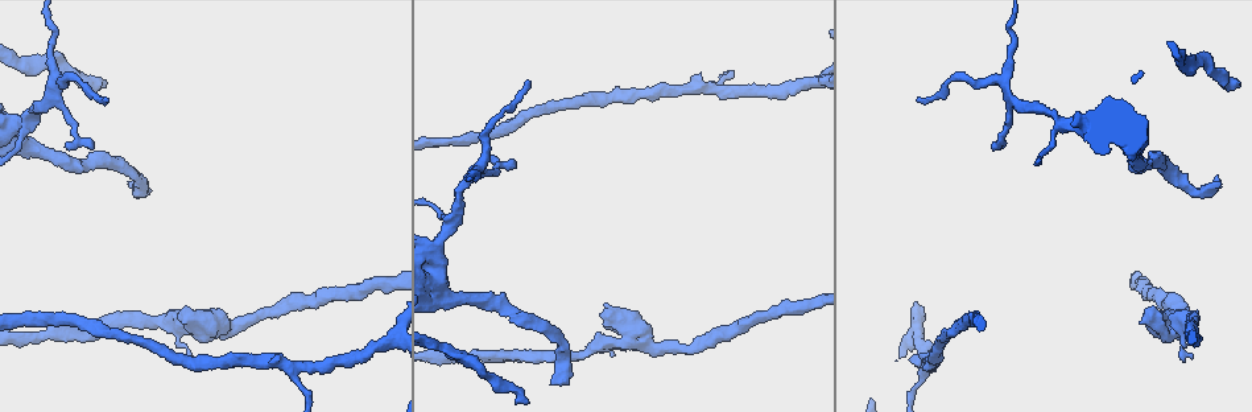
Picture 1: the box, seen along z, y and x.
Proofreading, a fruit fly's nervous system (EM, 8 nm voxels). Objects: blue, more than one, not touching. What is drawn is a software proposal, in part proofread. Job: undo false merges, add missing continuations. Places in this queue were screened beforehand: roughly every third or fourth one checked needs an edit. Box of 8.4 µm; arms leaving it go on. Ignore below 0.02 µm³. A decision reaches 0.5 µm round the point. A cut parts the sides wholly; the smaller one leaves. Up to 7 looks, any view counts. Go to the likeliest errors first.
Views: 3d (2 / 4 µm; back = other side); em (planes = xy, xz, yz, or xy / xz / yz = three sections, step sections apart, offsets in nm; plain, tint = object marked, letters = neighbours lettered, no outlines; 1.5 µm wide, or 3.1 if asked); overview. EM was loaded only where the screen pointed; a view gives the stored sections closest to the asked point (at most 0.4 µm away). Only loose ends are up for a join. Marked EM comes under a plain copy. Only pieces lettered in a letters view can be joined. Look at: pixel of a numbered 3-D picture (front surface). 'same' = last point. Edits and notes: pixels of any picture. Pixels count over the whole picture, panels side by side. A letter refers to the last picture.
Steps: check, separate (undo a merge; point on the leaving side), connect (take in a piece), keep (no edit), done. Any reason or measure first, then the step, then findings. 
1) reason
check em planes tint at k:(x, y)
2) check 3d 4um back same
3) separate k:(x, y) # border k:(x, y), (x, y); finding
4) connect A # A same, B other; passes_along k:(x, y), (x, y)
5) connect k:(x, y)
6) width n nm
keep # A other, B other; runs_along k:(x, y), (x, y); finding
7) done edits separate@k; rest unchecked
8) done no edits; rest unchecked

free end
check em planes letters at 1:(561, 381)

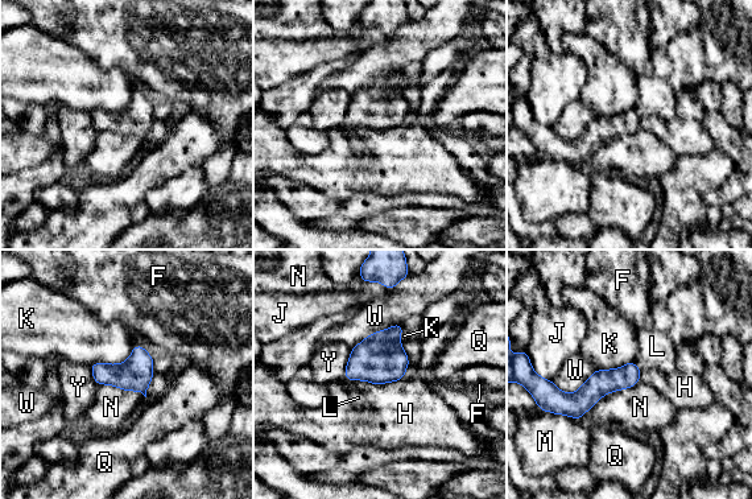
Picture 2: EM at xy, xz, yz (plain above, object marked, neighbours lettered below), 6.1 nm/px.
longest_contact N 420 nm
connect L # F other, H other, J other, K other, L same, M other, N other, Q other, W other, Y other; passes_along 2:(602, 382), (636, 366), (657, 346); the neuron continues

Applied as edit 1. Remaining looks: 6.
check overview

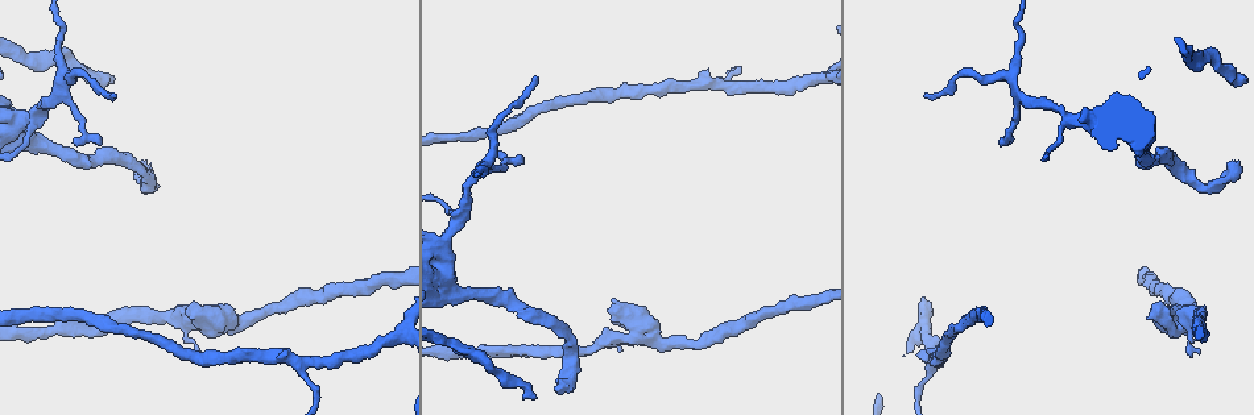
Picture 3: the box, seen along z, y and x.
small branch off a trunk
check em xz step 4 tint at 3:(1071, 119)

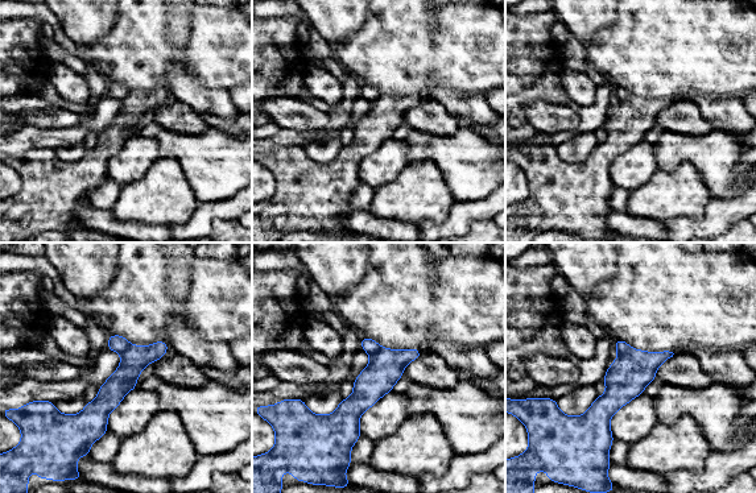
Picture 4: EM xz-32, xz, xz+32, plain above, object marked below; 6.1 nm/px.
check em xz step 4 letters same

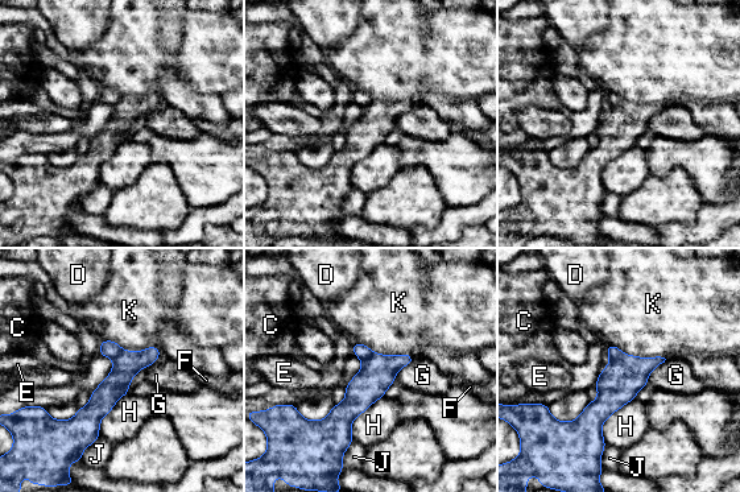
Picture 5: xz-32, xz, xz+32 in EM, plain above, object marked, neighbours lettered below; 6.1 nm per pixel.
separate 5:(612, 351) # C other, D other, E other, F other, G other, H other, J other, K other; border 5:(621, 352), (611, 359); two neurons meet here

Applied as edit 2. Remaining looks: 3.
branch point
check em xy step 8 tint at 3:(227, 320)

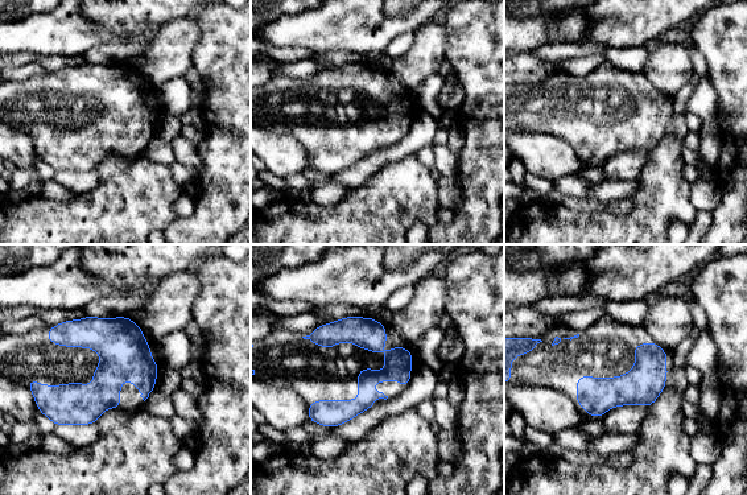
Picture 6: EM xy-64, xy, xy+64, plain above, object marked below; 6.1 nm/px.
what lies round it
check em xy step 8 letters same

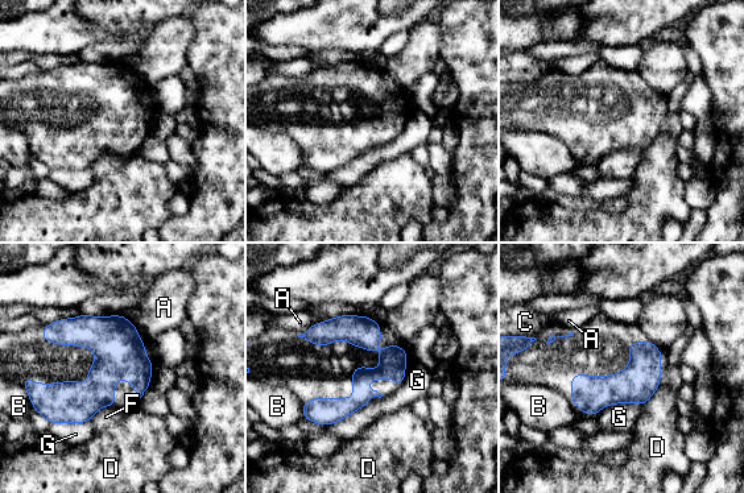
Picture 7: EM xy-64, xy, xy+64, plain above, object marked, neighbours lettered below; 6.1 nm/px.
keep # A other, B other, C other, D other, F other, G other; border 7:(368, 402), (327, 426); one neuron here

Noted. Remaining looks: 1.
done edits connect@2, separate@5; rest unchecked

